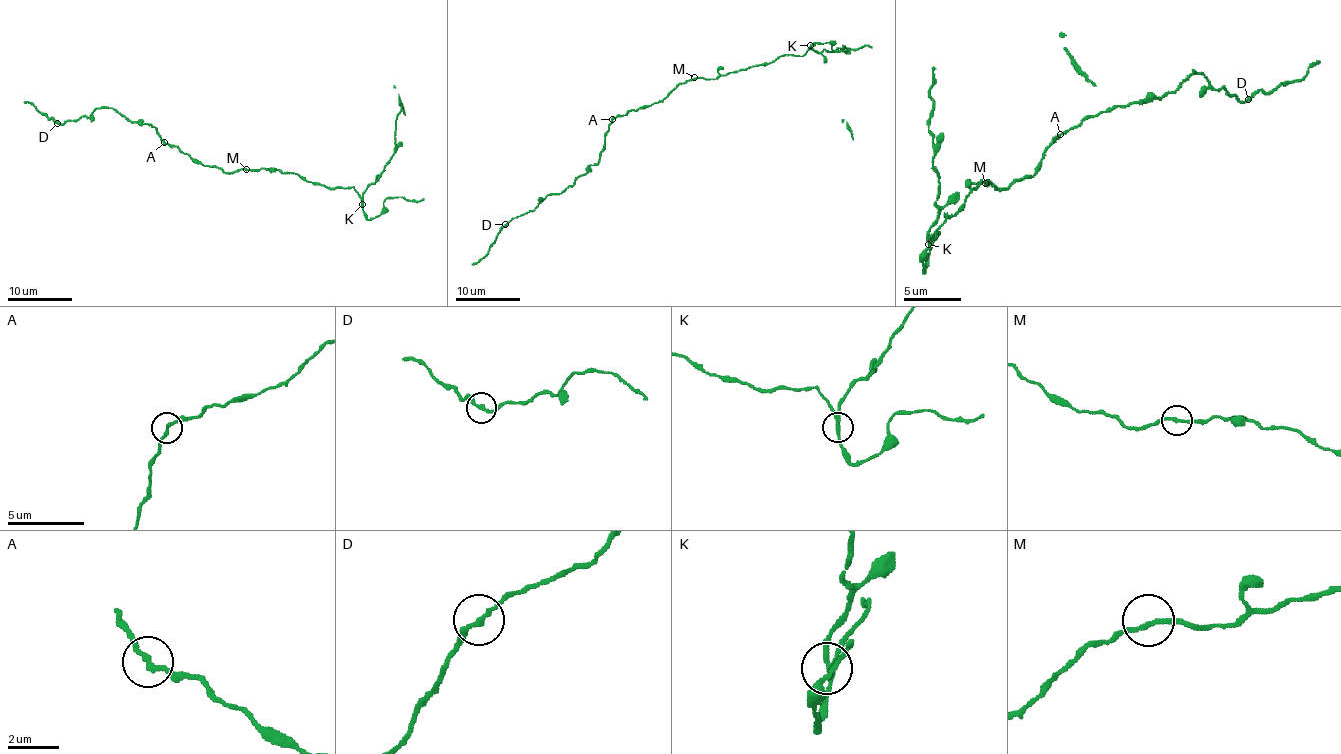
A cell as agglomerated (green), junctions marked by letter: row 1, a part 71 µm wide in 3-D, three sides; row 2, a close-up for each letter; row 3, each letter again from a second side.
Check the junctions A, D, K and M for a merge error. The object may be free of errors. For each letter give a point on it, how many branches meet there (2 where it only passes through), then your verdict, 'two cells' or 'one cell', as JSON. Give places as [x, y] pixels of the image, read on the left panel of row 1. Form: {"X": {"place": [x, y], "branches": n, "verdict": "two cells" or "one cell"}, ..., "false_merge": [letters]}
{"A": {"place": [164, 142], "branches": 2, "verdict": "one cell"}, "D": {"place": [57, 123], "branches": 2, "verdict": "one cell"}, "K": {"place": [362, 204], "branches": 3, "verdict": "two cells"}, "M": {"place": [246, 169], "branches": 2, "verdict": "one cell"}, "false_merge": ["K"]}

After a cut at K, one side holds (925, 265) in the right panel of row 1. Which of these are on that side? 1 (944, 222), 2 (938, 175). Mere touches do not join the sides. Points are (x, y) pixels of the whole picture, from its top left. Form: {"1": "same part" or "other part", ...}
{"1": "same part", "2": "other part"}

